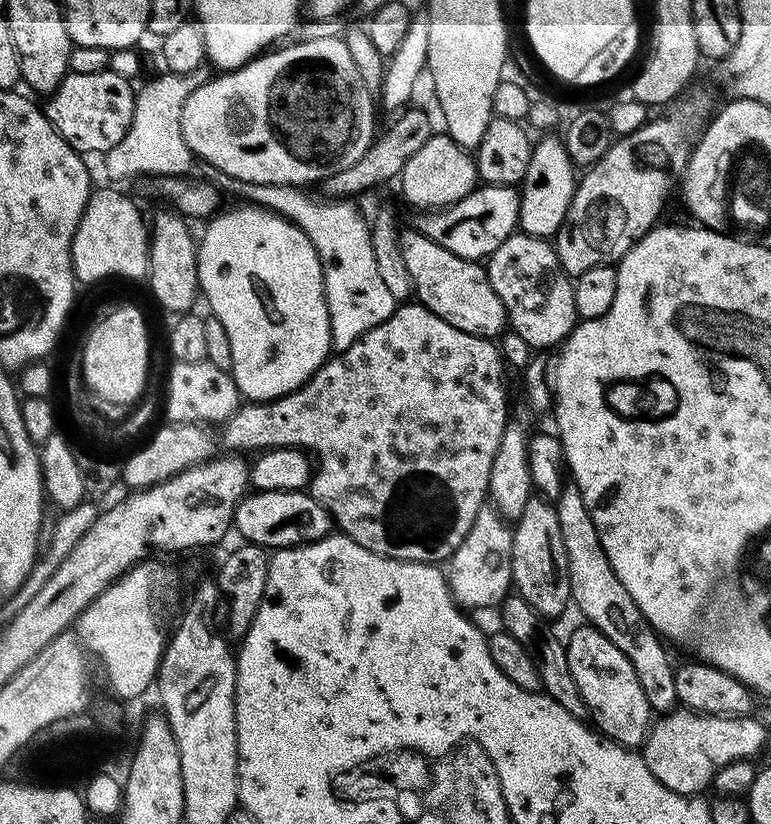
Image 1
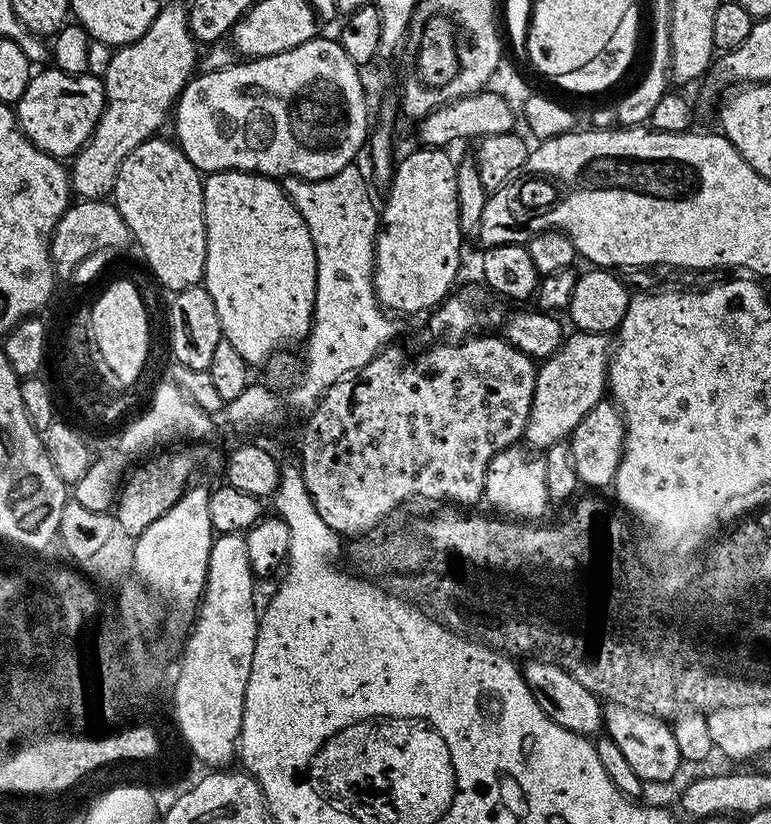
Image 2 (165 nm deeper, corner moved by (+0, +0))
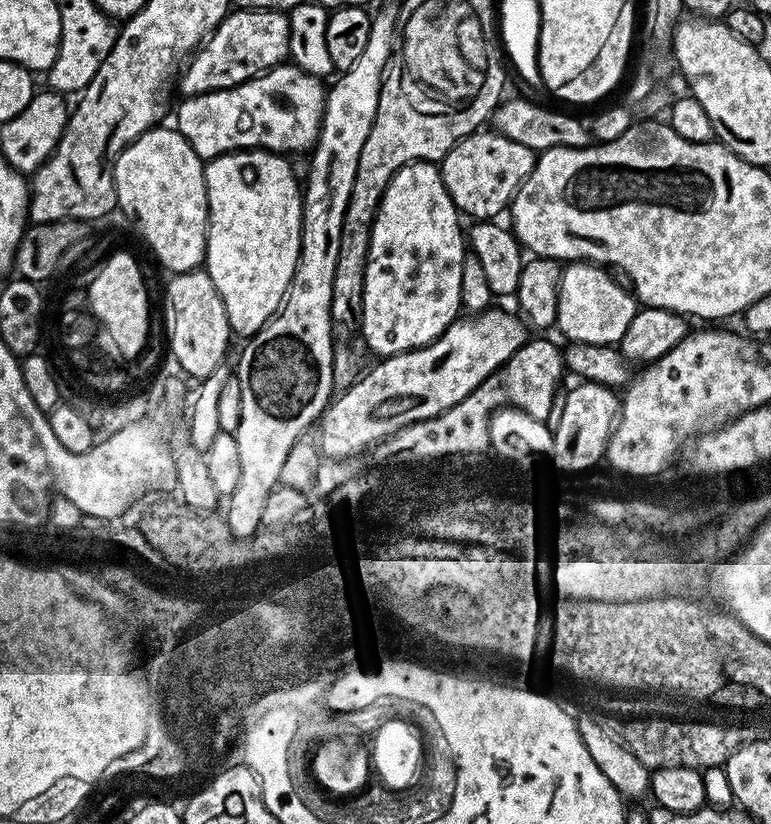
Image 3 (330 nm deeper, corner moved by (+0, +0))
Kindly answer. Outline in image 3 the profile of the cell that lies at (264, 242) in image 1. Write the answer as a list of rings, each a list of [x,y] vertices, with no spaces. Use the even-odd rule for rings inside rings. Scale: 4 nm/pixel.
[[[241,150],[215,156],[204,165],[208,187],[208,254],[206,271],[226,306],[228,325],[237,337],[250,338],[280,310],[300,257],[302,184],[283,155]]]

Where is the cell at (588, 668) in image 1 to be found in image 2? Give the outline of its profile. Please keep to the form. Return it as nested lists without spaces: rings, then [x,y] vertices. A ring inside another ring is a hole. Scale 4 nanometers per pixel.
[[[609,703],[604,708],[603,725],[606,727],[606,735],[618,742],[618,750],[622,750],[626,762],[630,762],[634,769],[634,774],[638,774],[638,778],[649,785],[674,779],[676,771],[682,767],[678,742],[674,742],[672,725],[667,719],[648,716],[631,705]]]

